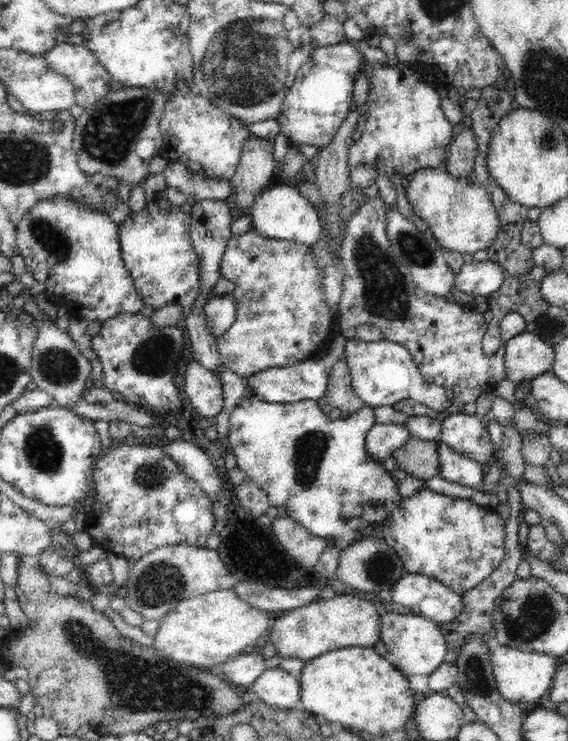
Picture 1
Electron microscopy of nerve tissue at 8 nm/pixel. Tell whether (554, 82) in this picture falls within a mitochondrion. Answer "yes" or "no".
yes

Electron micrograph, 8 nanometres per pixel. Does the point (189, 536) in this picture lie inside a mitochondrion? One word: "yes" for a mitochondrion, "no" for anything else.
no

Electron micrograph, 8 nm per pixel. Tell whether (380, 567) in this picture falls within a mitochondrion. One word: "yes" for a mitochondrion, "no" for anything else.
yes

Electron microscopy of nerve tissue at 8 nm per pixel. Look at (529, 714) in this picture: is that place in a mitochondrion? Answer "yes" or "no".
no

